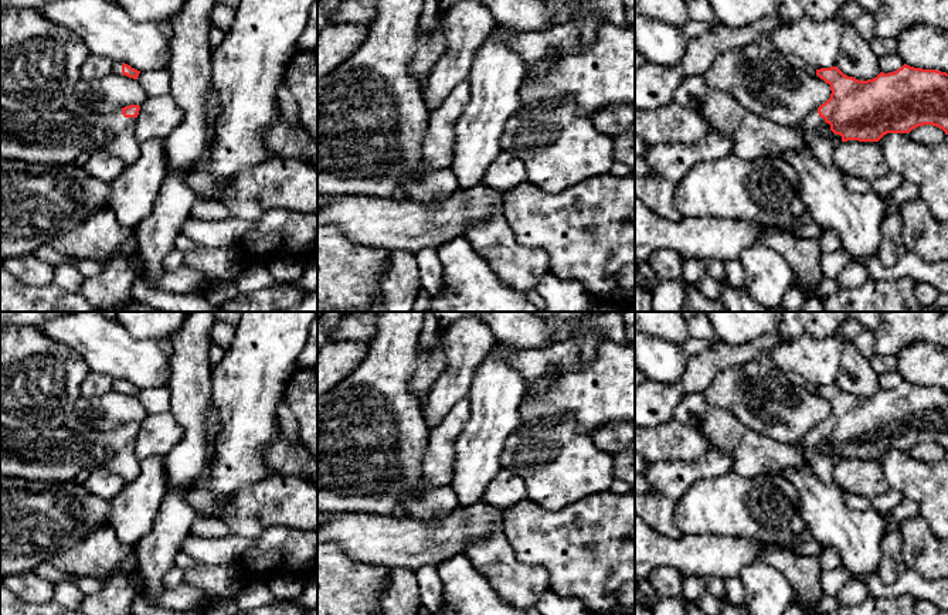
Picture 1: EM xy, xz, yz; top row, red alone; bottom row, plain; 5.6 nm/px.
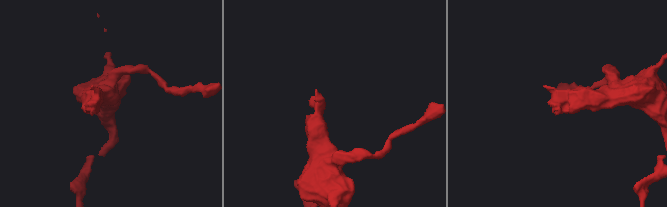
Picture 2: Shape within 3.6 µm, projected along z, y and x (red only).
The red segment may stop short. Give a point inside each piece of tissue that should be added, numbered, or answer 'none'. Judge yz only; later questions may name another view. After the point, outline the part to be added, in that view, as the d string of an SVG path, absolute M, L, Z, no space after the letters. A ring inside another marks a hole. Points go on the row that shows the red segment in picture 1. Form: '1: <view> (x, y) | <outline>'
1: yz (816, 133) | M818 109L812 111L802 122L802 137L812 149L815 157L829 167L836 167L833 162L833 150L842 143L840 135L830 133L830 125L819 116Z

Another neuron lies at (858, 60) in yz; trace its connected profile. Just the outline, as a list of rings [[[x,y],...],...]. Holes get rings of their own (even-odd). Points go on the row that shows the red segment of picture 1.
[[[842,21],[843,34],[837,67],[845,75],[859,81],[876,78],[880,71],[880,58],[873,52],[870,43],[859,35],[853,23]]]

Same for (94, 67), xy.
[[[91,54],[85,60],[81,67],[81,78],[82,79],[96,79],[103,78],[105,75],[112,72],[113,61],[105,55]]]

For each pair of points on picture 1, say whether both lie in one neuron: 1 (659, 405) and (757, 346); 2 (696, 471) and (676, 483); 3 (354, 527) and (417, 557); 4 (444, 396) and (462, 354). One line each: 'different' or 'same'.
1: same
2: same
3: same
4: same

